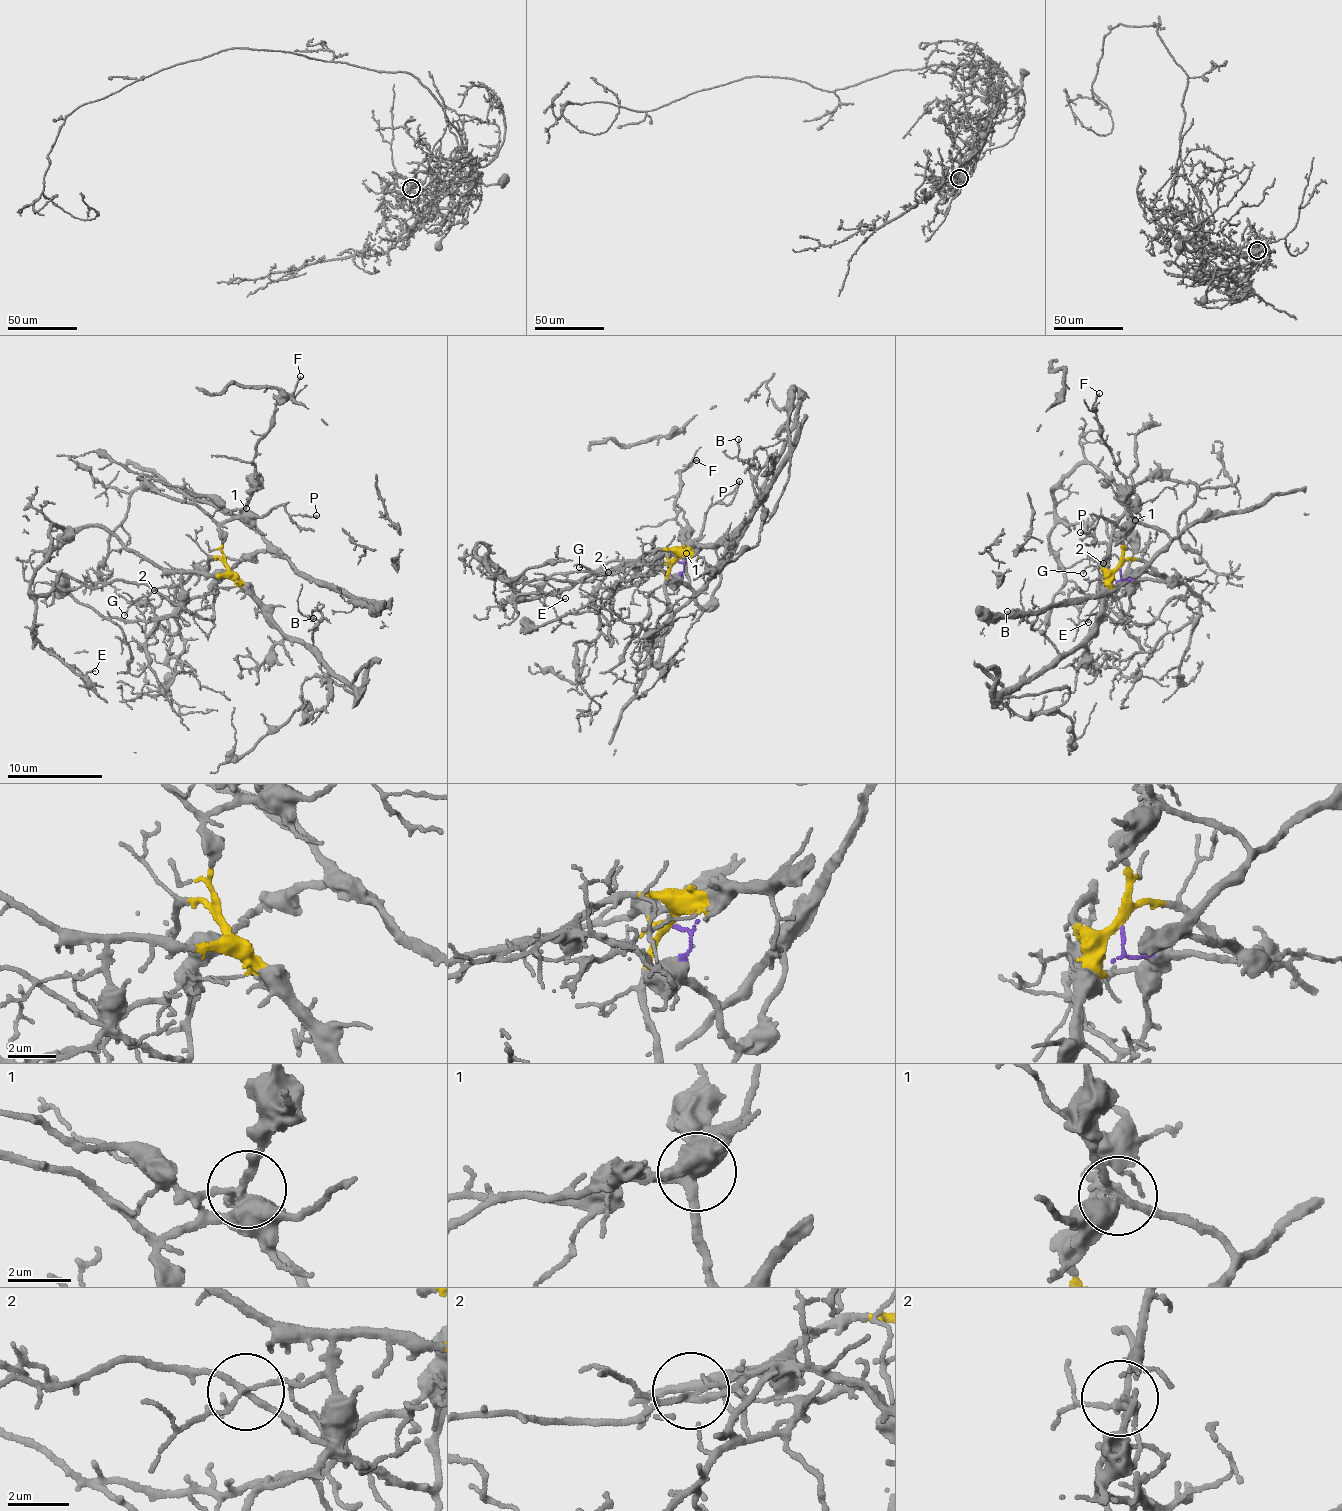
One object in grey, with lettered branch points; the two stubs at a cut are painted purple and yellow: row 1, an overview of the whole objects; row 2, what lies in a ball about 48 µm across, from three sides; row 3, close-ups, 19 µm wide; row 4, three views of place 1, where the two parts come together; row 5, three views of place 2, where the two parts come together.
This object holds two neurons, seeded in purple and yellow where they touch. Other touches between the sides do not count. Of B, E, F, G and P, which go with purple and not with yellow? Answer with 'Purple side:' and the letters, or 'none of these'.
Purple side: F

